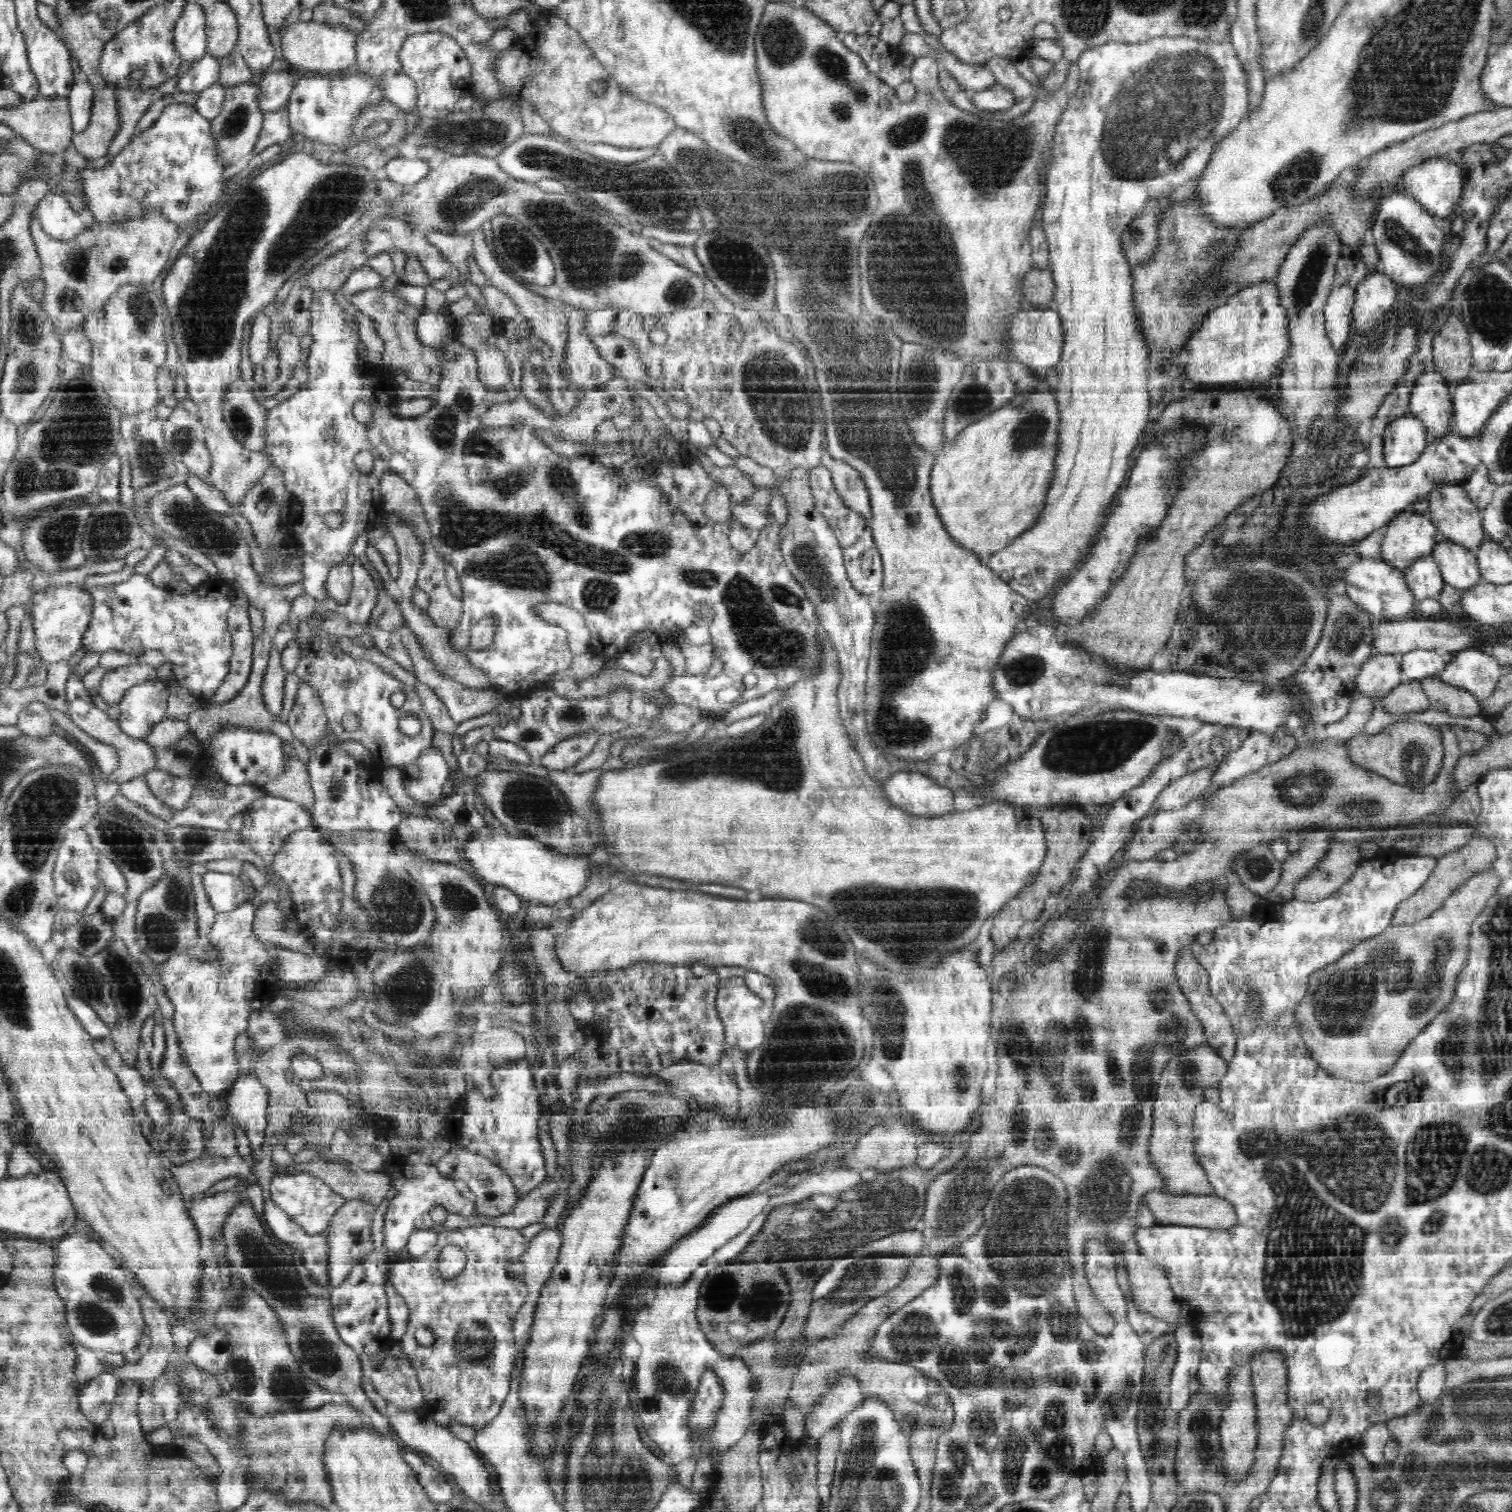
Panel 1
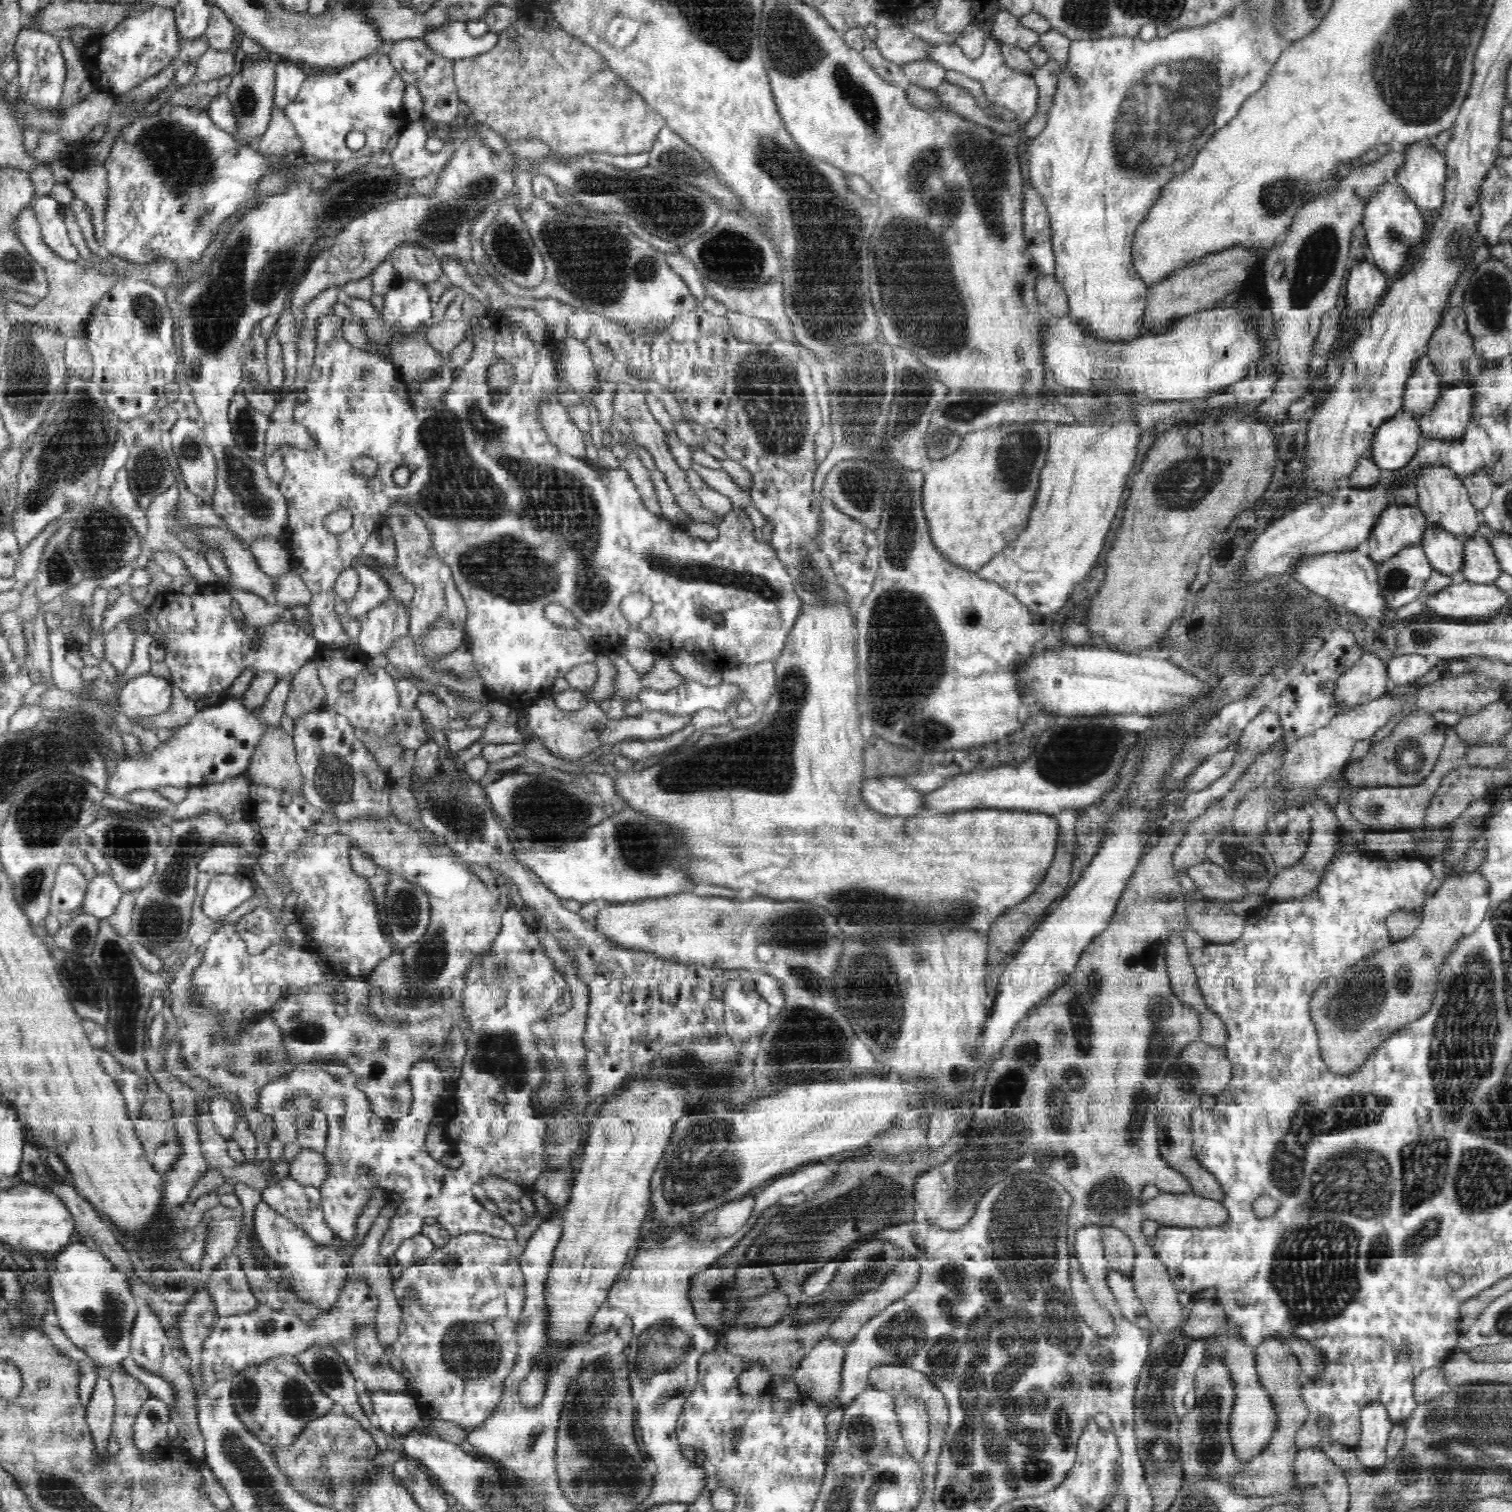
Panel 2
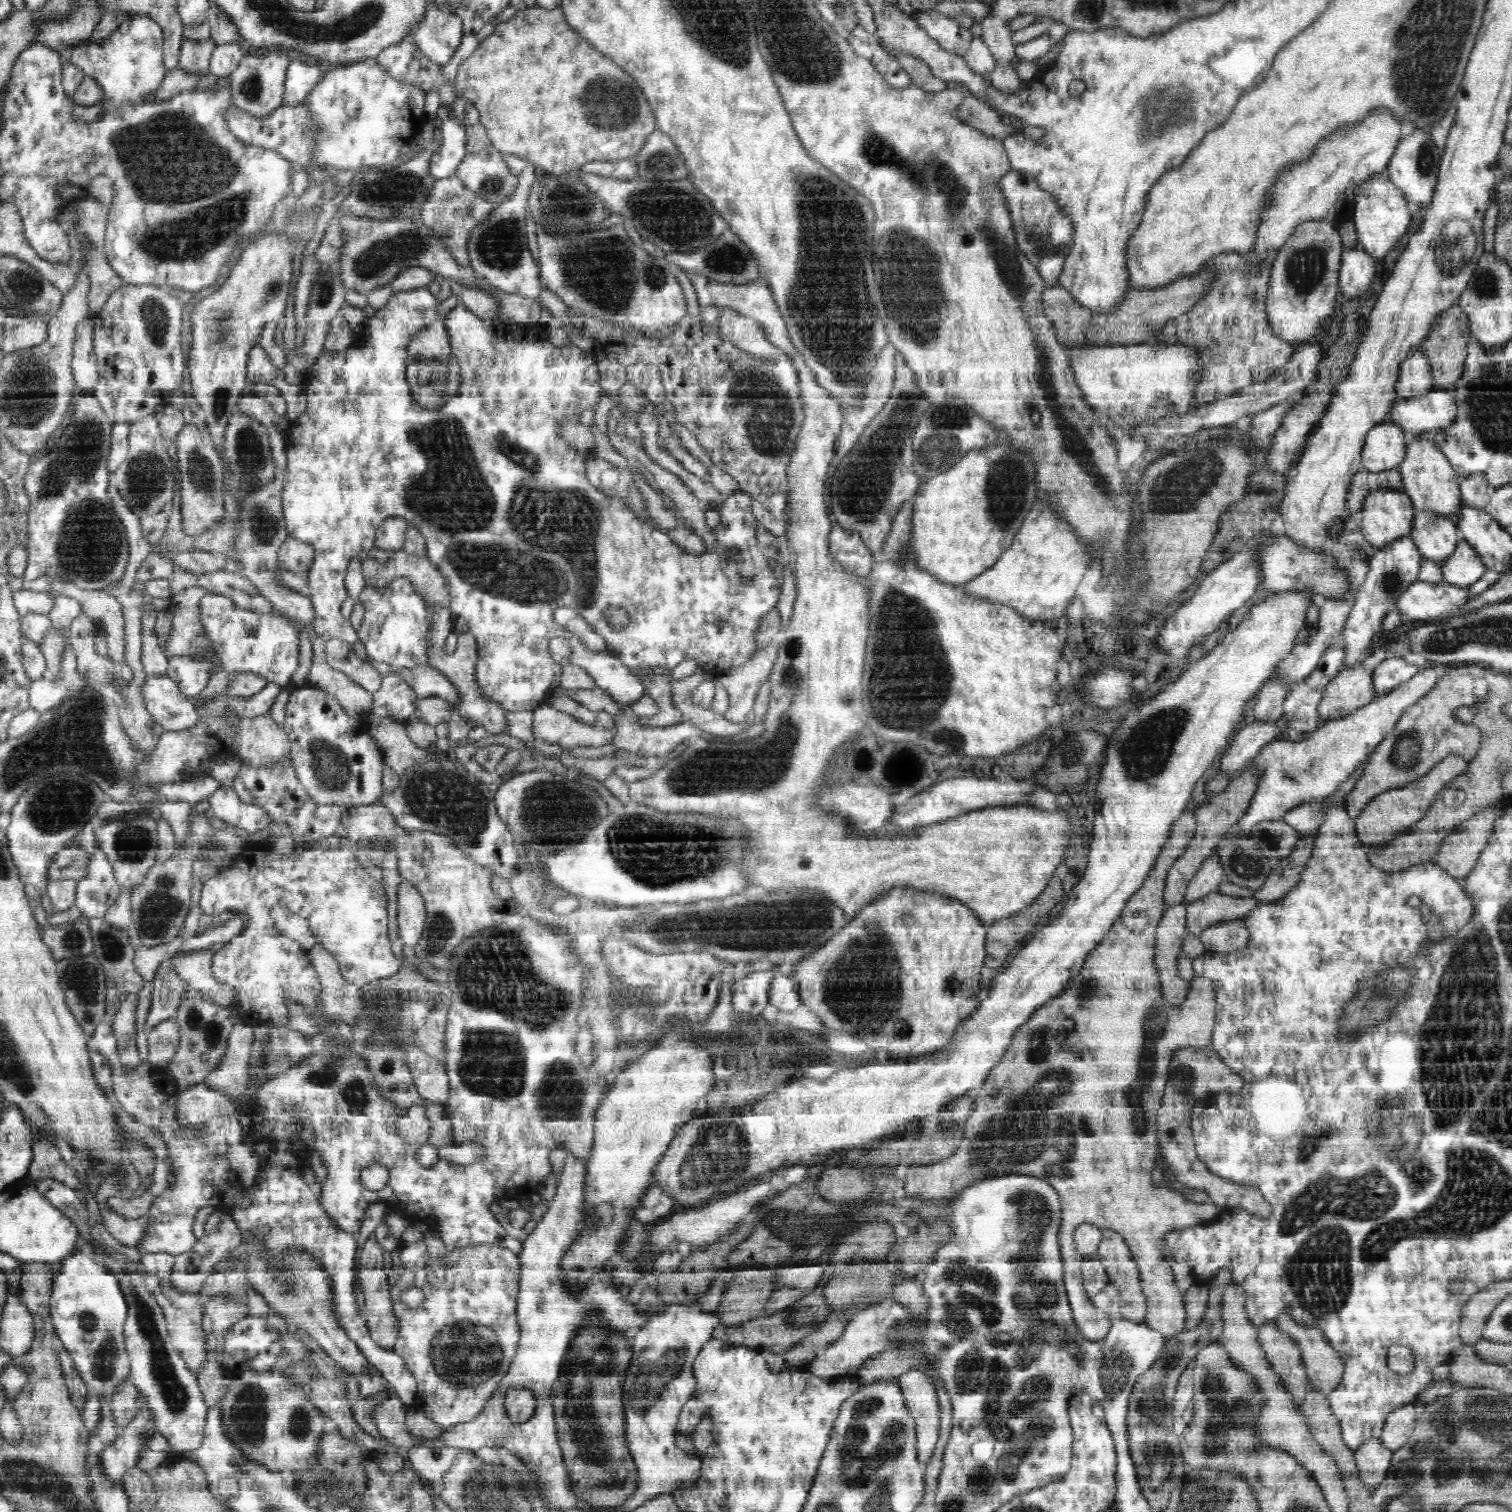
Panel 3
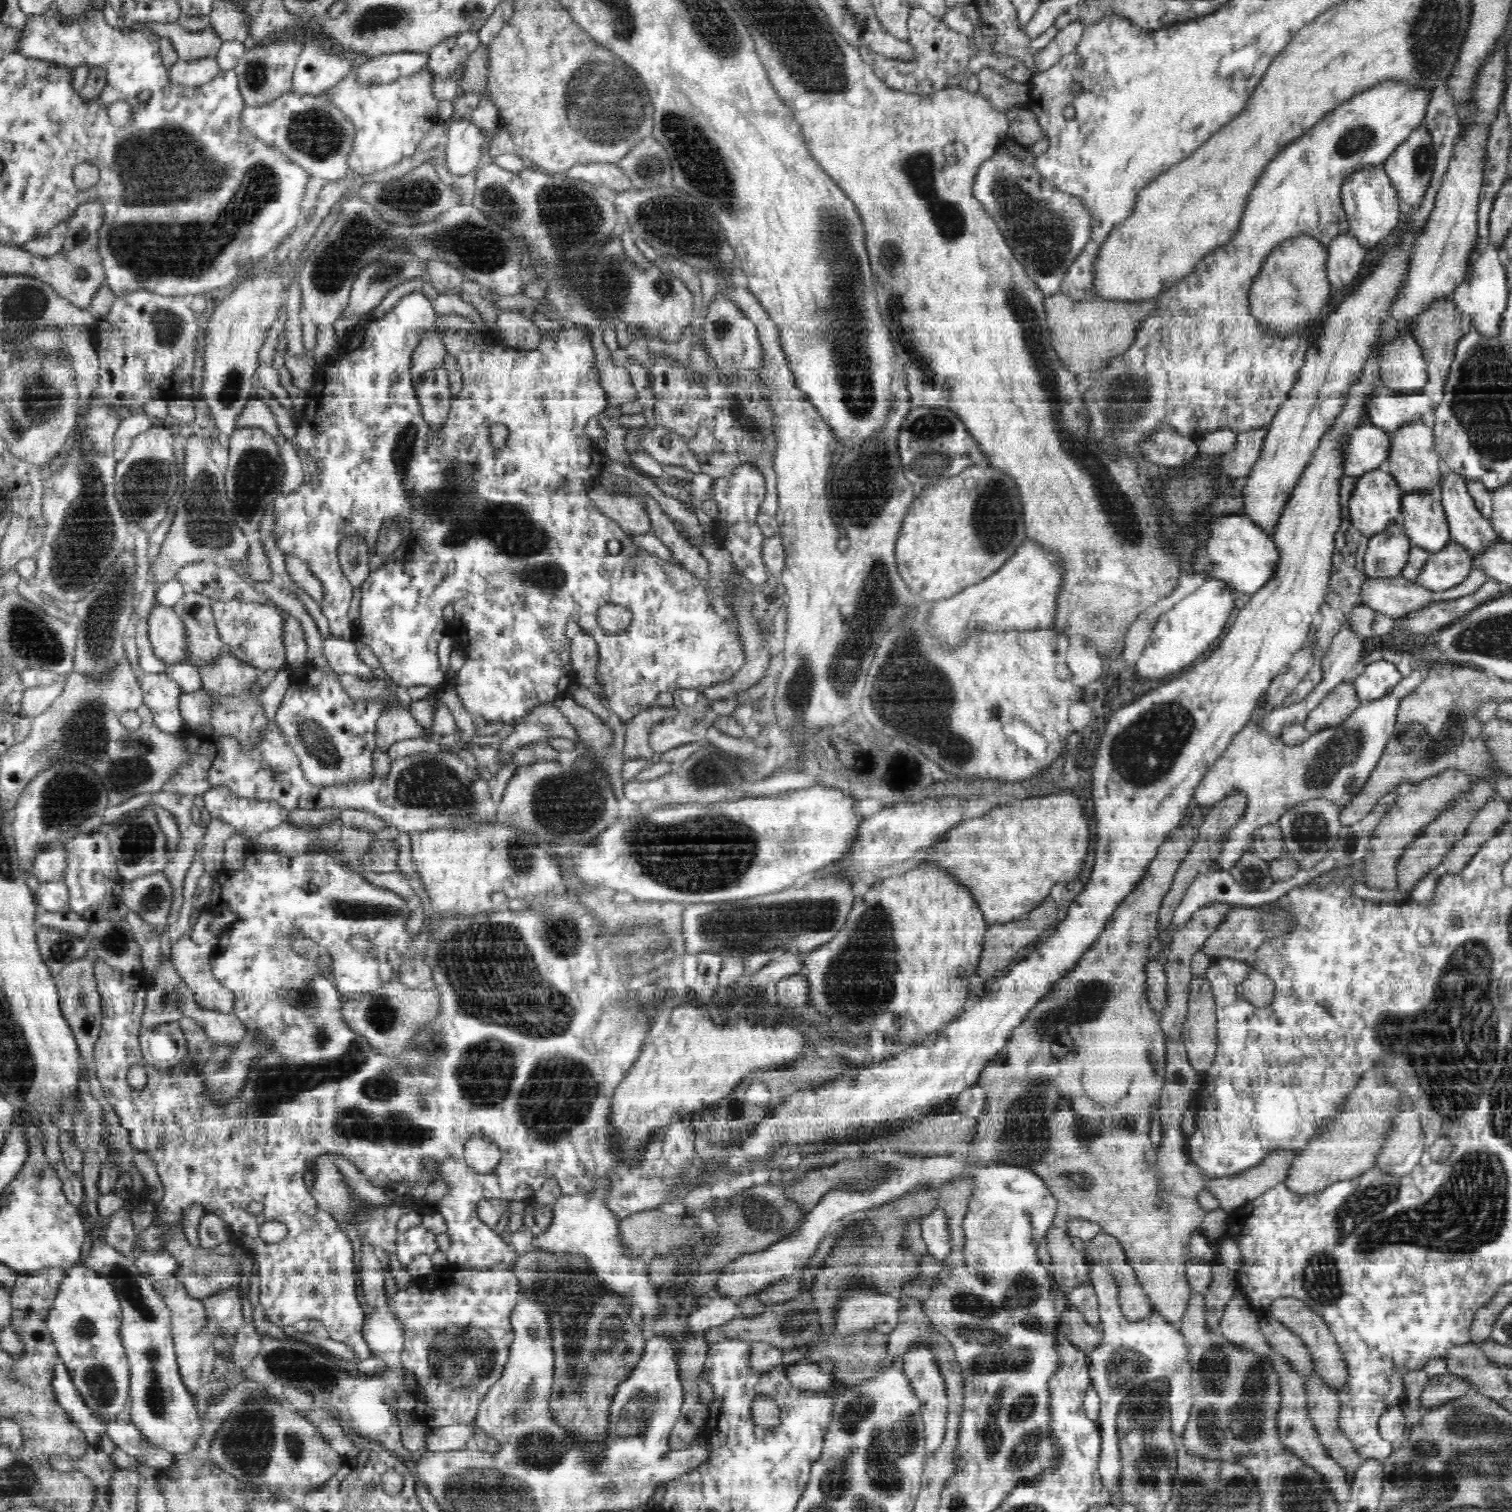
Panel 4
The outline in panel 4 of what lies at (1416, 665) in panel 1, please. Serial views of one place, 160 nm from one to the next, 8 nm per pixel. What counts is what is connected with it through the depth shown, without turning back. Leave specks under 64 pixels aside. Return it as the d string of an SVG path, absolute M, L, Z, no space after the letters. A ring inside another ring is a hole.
M1386 660L1375 661L1366 665L1364 672L1354 679L1354 690L1361 703L1379 700L1386 696L1401 678L1402 675L1393 663Z

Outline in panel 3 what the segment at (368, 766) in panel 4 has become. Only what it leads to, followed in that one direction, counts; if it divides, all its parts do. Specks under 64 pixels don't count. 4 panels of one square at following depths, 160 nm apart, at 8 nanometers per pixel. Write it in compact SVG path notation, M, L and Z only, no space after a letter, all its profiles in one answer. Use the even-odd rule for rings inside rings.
M392 671L383 677L379 690L373 694L369 716L374 714L376 717L392 717L399 721L410 719L415 714L417 700L415 689ZM312 685L292 689L287 703L287 716L281 726L289 738L290 760L294 763L296 776L306 793L317 803L342 808L376 804L384 792L383 756L380 749L377 749L374 737L360 724L360 719L348 716L332 694Z

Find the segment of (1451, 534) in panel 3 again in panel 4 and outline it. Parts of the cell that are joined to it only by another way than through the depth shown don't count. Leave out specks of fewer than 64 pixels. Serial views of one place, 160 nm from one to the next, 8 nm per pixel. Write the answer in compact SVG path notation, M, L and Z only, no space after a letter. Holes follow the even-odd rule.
M1403 495L1402 512L1396 522L1403 526L1412 545L1435 553L1448 546L1451 531L1443 502L1431 495Z

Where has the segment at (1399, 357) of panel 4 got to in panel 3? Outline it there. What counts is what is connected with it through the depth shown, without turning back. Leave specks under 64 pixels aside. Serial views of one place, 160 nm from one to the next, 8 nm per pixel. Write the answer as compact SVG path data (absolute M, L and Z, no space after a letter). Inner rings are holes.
M1416 351L1399 368L1399 380L1395 391L1400 399L1414 399L1427 395L1434 389L1428 357Z

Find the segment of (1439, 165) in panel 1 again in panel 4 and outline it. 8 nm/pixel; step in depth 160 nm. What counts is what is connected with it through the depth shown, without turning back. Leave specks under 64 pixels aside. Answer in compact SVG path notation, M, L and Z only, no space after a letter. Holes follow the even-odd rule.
M1420 126L1415 128L1398 148L1395 148L1395 151L1383 162L1382 166L1396 192L1399 193L1400 200L1416 208L1422 202L1424 194L1430 186L1432 171L1434 164L1436 164L1435 160L1436 149L1432 144L1430 133L1424 126Z

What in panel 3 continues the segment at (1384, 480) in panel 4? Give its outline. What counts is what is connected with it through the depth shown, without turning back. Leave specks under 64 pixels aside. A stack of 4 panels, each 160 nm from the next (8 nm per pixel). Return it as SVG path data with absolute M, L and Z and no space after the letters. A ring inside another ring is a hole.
M1378 488L1370 492L1362 505L1361 531L1369 546L1384 548L1396 539L1410 536L1416 512L1403 492Z

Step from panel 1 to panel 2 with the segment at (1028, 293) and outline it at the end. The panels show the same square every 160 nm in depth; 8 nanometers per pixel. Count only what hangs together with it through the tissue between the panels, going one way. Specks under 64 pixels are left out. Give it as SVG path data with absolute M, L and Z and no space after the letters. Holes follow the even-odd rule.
M1039 274L1036 280L1036 298L1046 306L1050 316L1069 316L1064 287L1055 279L1054 274Z

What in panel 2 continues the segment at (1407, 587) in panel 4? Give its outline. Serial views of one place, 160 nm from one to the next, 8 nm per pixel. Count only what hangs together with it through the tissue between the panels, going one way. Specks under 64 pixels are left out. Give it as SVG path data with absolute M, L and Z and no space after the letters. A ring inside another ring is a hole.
M1461 579L1438 592L1421 594L1420 599L1430 612L1443 617L1490 616L1508 606L1510 595L1498 585L1476 584Z

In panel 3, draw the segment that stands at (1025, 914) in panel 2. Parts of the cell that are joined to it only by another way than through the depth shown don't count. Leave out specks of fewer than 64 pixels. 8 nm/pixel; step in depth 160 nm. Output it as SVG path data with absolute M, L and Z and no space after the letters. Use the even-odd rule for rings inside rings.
M1054 876L1048 884L1048 888L1036 897L1036 901L1032 905L1028 905L1020 913L1012 917L994 922L992 925L986 926L987 928L987 955L984 960L984 967L994 970L1003 969L1006 965L1008 956L1012 954L1012 950L1026 940L1028 934L1036 931L1036 928L1043 926L1050 919L1050 911L1062 900L1063 883L1058 882L1058 878Z

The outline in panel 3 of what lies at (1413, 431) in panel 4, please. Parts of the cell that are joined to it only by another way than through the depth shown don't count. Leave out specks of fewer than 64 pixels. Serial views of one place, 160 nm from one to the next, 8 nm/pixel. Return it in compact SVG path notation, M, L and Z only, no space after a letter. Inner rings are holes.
M1426 434L1408 443L1407 458L1398 467L1404 493L1410 498L1414 512L1429 512L1456 520L1464 506L1461 490L1455 481L1458 475L1448 458L1436 447L1431 435Z

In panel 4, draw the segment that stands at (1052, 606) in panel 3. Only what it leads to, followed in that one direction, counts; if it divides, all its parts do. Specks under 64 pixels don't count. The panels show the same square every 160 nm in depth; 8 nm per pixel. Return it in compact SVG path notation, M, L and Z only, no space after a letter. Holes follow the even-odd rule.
M1024 542L1016 554L1005 562L992 576L968 585L952 597L945 597L930 606L930 622L940 632L948 632L948 640L956 640L956 632L977 631L982 627L1005 631L1006 629L1045 629L1051 627L1056 614L1056 597L1062 584L1060 558L1044 552L1038 544Z

